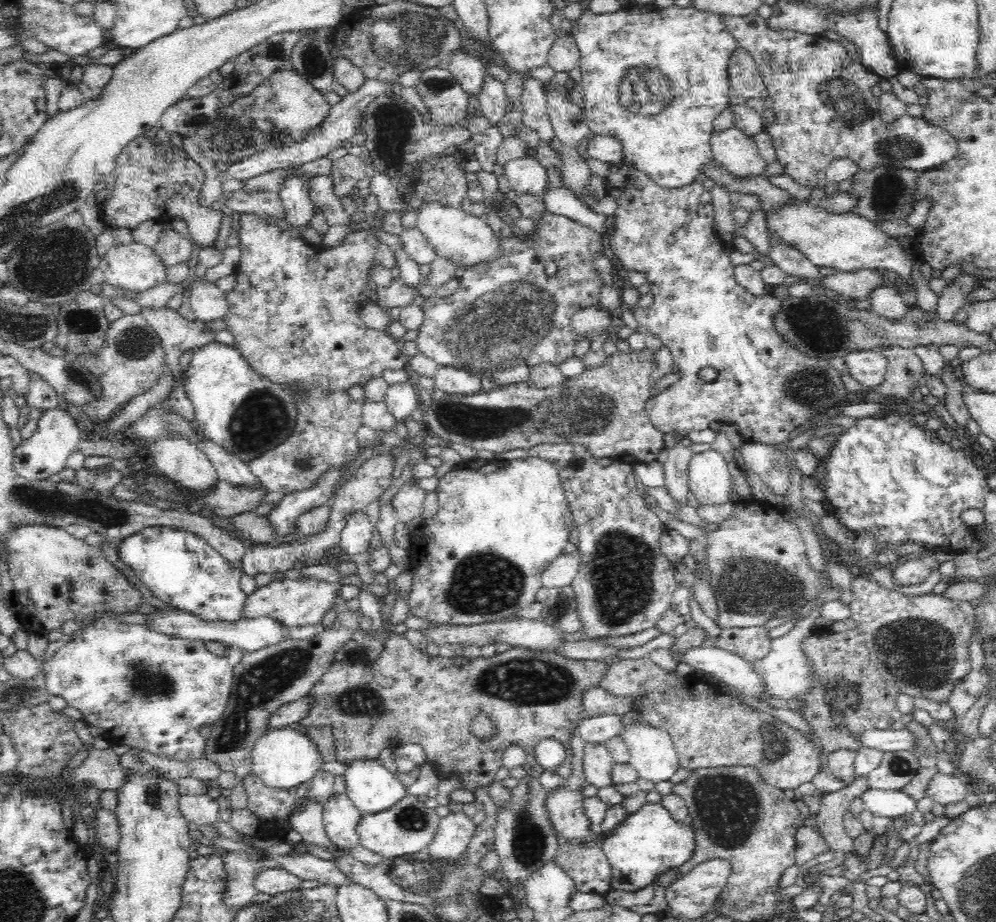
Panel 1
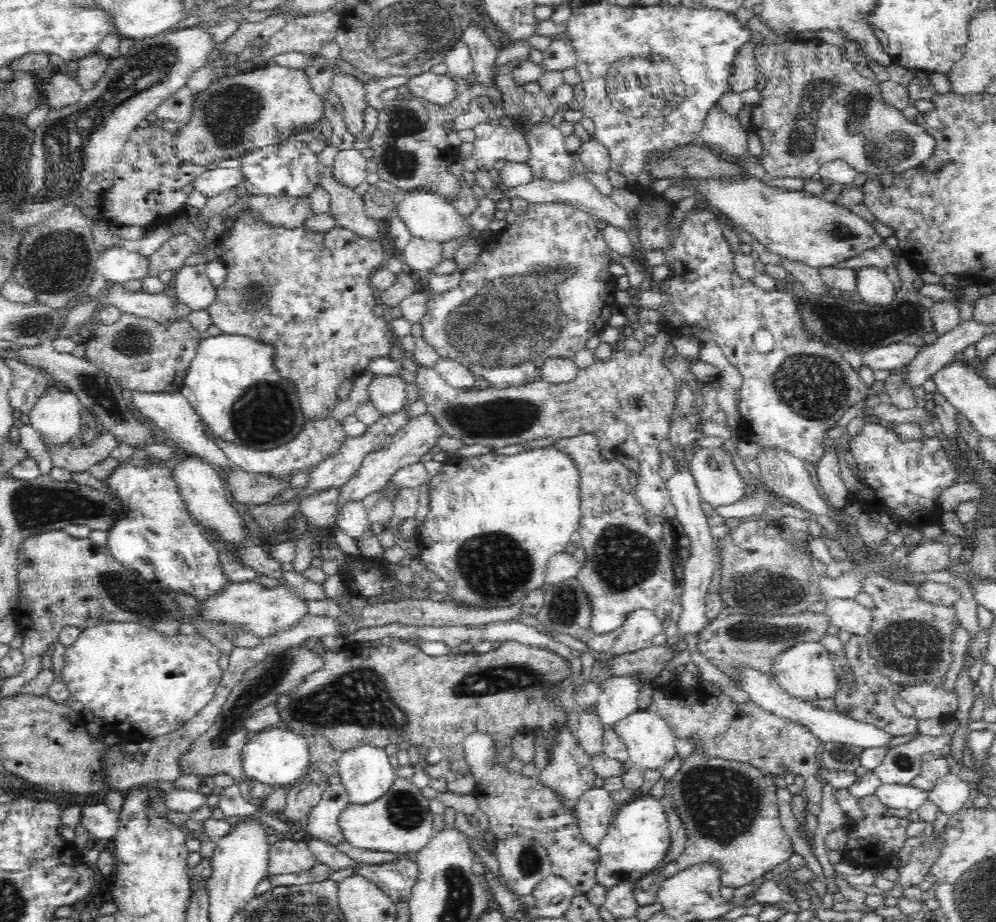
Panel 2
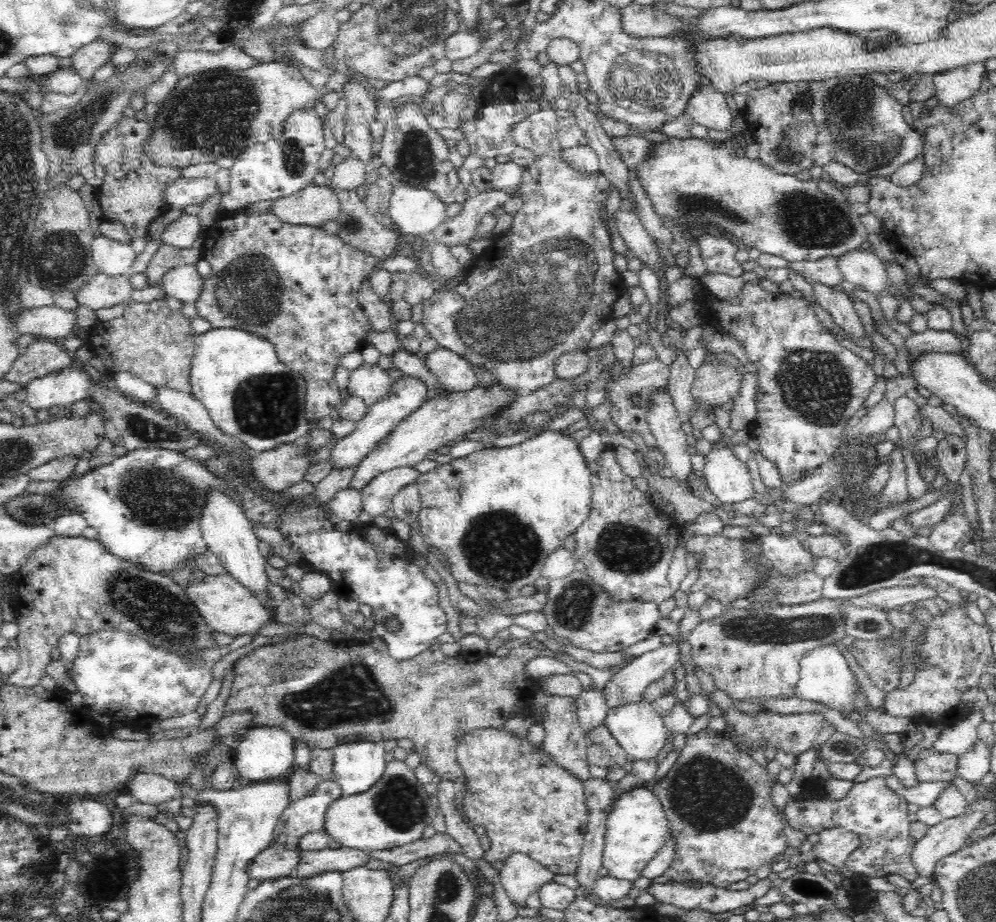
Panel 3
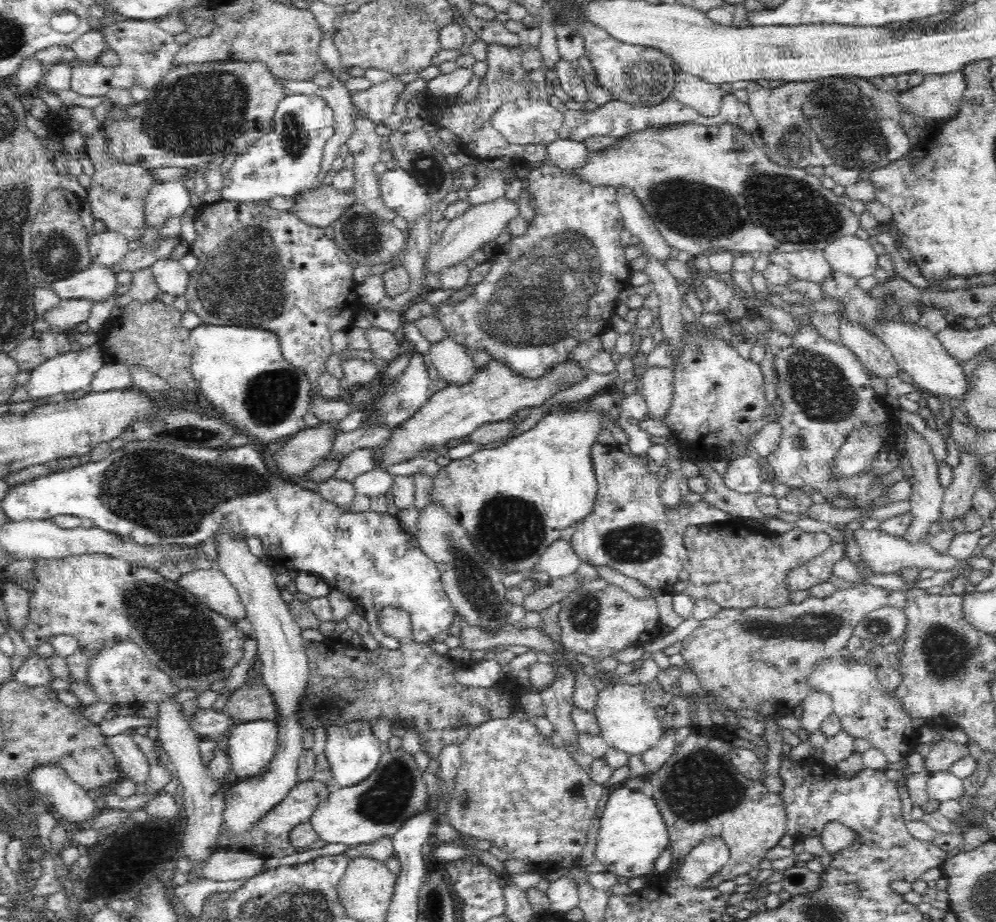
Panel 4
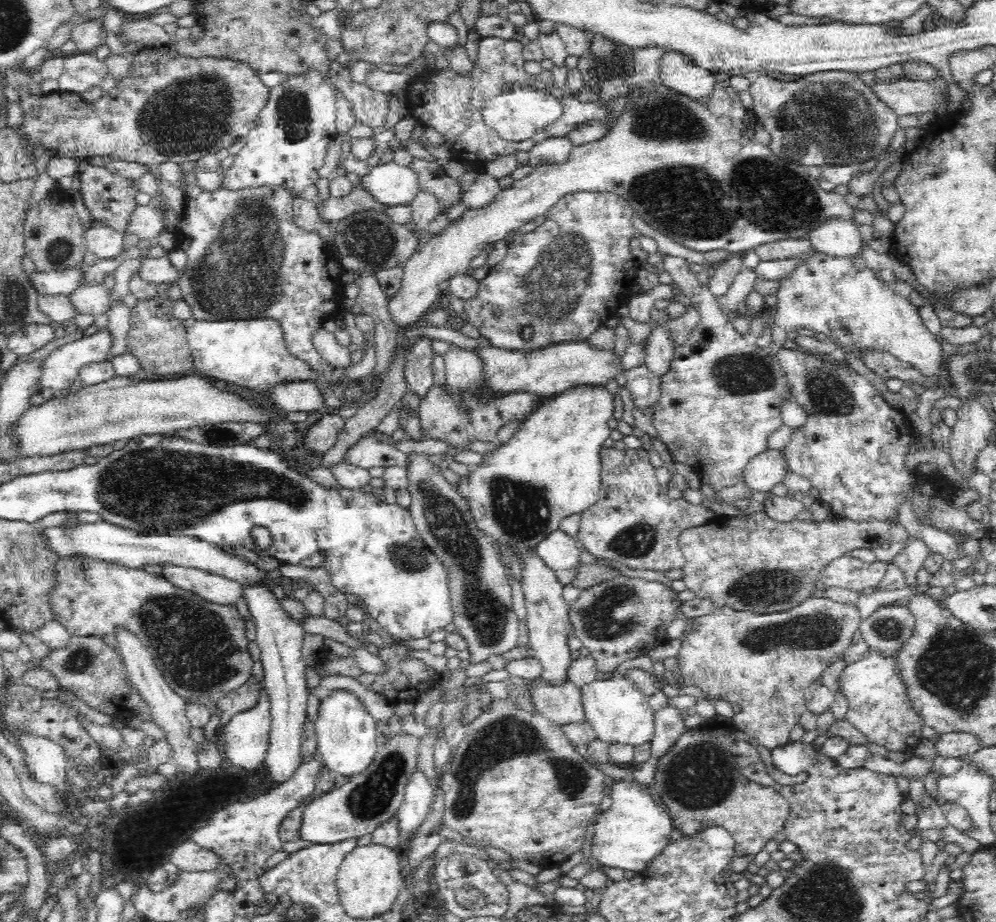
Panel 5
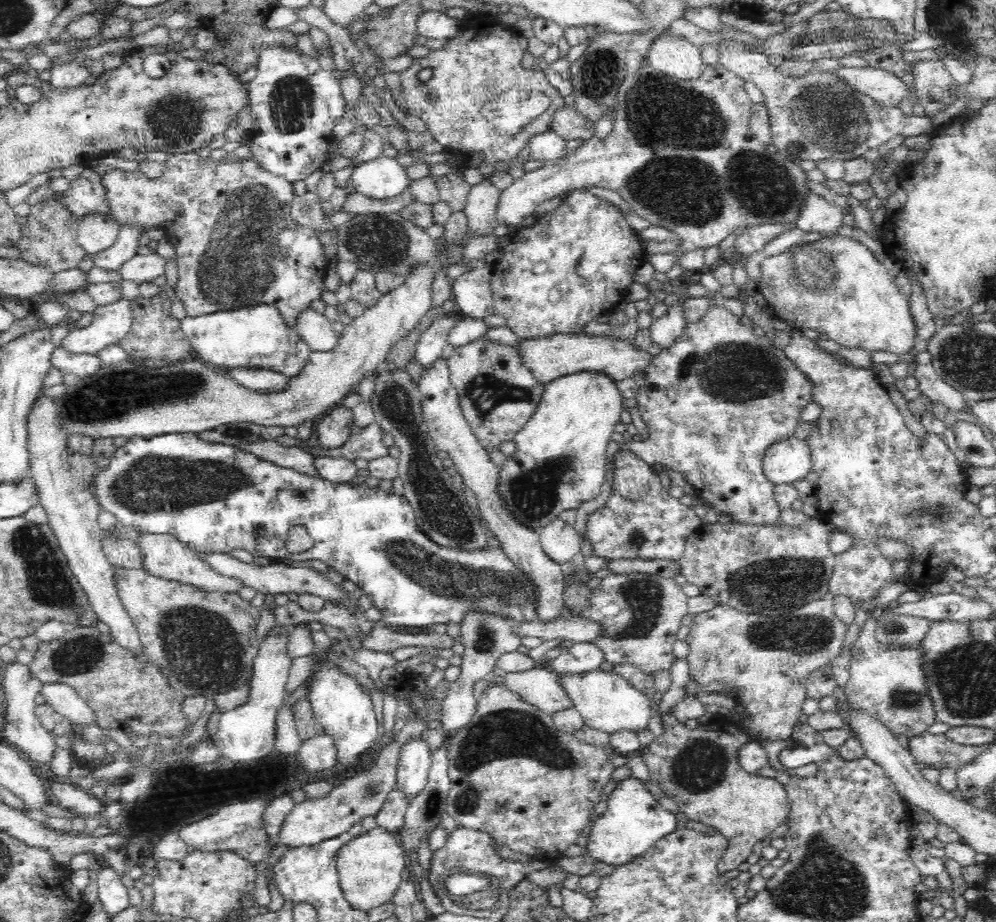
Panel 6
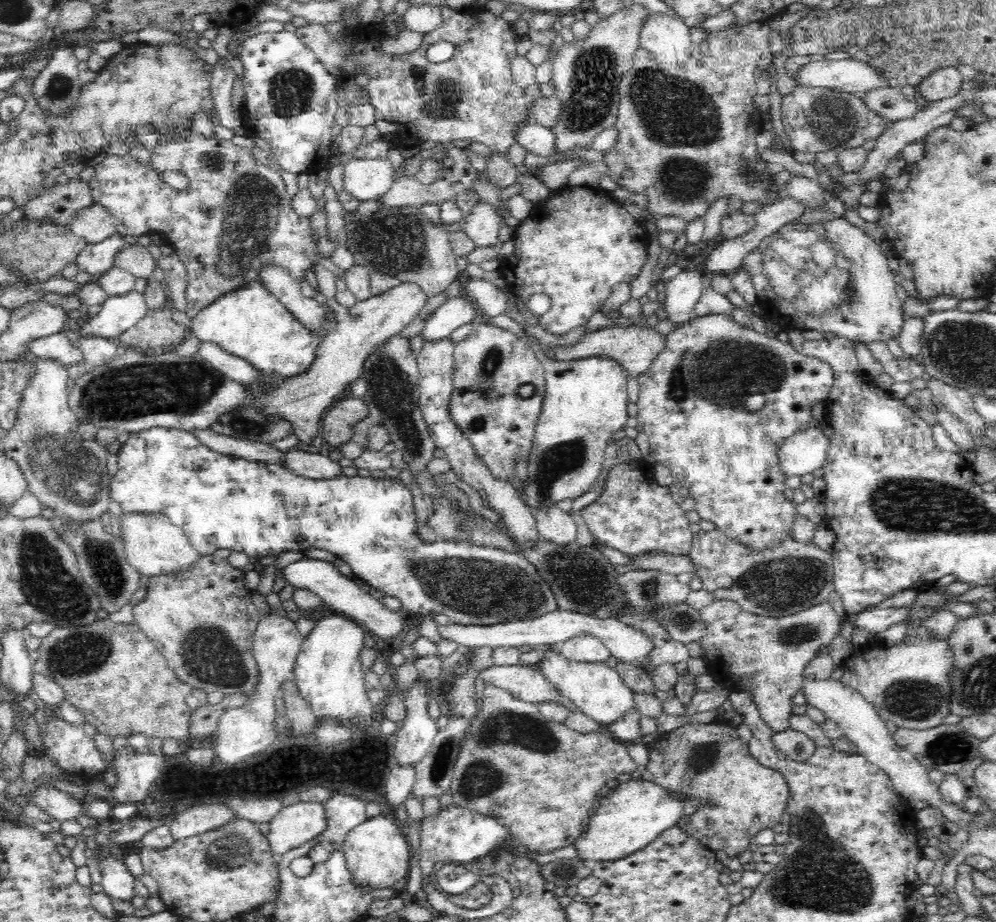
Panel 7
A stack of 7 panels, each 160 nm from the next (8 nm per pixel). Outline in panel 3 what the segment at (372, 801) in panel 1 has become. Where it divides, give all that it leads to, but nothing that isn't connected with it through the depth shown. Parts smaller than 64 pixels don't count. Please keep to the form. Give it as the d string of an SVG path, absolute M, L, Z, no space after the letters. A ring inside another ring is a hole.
M360 741L332 748L332 776L340 783L344 797L364 795L384 776L386 750L383 741Z

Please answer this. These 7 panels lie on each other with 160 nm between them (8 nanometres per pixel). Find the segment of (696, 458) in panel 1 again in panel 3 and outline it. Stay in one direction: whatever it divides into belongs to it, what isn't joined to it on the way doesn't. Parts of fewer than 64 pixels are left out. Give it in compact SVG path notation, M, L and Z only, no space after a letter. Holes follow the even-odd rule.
M731 447L713 448L704 456L704 466L698 469L699 478L704 478L706 488L720 504L738 504L753 498L755 493L751 474L746 464L740 462Z

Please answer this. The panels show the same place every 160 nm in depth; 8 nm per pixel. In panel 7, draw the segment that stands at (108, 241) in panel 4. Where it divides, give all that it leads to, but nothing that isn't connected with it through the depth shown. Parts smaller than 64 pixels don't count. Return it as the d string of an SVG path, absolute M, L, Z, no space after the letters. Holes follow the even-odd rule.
M94 204L84 208L69 225L71 231L87 244L100 244L117 232L115 220L107 208Z

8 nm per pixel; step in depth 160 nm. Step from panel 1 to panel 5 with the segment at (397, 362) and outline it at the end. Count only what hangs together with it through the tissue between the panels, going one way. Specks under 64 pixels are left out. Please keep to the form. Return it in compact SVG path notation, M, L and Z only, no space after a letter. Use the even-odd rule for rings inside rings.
M182 162L180 168L184 173L183 181L185 186L183 188L185 196L184 212L181 215L181 220L178 222L176 229L174 230L176 248L182 249L187 254L186 266L183 268L178 279L178 284L181 288L181 298L184 299L191 307L192 317L198 321L206 322L221 322L226 320L232 321L248 321L255 320L255 318L272 318L280 325L280 329L284 332L284 339L288 353L294 357L294 359L306 363L308 367L313 371L314 375L319 377L319 381L324 381L324 372L328 370L329 363L322 358L319 354L319 350L315 348L313 344L313 338L323 328L324 322L335 319L338 312L340 312L340 306L343 300L342 284L340 277L343 275L345 268L342 266L340 259L334 255L330 245L327 244L322 235L316 231L308 231L296 224L294 220L294 209L292 199L295 197L289 190L285 188L248 188L248 190L240 190L240 192L230 192L225 190L221 186L212 192L203 190L197 183L195 177L196 162Z

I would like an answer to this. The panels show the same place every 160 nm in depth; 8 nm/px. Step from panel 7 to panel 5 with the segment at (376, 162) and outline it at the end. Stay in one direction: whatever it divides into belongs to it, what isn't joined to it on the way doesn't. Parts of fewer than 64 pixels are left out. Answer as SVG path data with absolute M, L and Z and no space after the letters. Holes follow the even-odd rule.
M394 161L374 166L370 172L361 178L361 185L383 205L388 206L410 206L415 196L421 191L418 175L410 166L398 165Z

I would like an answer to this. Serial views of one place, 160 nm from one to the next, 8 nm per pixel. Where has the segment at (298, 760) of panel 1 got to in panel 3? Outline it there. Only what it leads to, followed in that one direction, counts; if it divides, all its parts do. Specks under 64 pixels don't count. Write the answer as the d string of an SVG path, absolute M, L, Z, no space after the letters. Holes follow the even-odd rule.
M258 726L248 729L244 739L237 744L232 762L235 764L238 774L251 782L289 779L290 774L298 768L294 763L296 760L294 746L296 746L295 738L288 731L278 727Z

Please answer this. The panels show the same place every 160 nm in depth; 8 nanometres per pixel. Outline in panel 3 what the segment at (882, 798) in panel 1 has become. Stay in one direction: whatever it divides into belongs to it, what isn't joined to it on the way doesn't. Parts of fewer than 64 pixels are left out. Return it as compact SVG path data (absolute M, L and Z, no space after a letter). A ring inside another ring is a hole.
M887 776L885 779L886 788L892 791L898 799L904 800L907 804L916 804L919 807L933 806L940 798L943 788L952 784L951 782L930 782L918 783L913 787L906 787L901 782L892 776Z

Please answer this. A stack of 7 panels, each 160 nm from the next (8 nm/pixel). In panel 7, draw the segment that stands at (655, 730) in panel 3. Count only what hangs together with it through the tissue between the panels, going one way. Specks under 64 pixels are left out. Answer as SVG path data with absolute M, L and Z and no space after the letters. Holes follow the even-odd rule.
M551 646L540 653L541 660L537 665L548 681L554 683L556 690L566 698L575 711L591 718L598 724L614 724L636 710L635 692L622 680L620 673L614 667L608 667L605 663L570 662L560 656L558 648Z

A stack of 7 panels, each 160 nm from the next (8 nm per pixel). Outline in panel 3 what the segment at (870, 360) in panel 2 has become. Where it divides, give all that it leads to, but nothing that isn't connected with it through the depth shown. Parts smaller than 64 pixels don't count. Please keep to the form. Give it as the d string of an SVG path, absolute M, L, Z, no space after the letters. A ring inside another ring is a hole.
M926 329L923 333L913 333L904 342L906 352L911 355L920 353L954 353L966 354L967 341L959 338L952 331L937 332L936 330Z

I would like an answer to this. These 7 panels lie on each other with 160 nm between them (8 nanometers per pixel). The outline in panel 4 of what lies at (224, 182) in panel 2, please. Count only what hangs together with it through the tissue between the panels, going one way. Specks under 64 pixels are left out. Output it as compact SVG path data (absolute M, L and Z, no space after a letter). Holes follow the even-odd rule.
M157 181L146 198L146 223L150 228L161 228L169 218L185 213L190 204L184 182Z

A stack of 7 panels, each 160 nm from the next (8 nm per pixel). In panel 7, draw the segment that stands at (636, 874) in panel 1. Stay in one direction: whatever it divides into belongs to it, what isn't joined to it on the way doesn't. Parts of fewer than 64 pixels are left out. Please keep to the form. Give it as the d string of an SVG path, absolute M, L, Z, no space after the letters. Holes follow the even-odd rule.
M630 779L602 793L600 807L592 814L589 828L574 846L580 860L614 863L651 844L662 832L678 825L686 810L678 798L668 796L654 781Z

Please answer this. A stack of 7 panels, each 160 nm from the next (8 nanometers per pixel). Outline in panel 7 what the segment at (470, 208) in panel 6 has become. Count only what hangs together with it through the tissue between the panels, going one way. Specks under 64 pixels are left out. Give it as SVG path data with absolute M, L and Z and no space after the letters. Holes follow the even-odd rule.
M480 199L467 215L463 215L461 228L476 246L492 246L499 241L500 222L496 206Z

